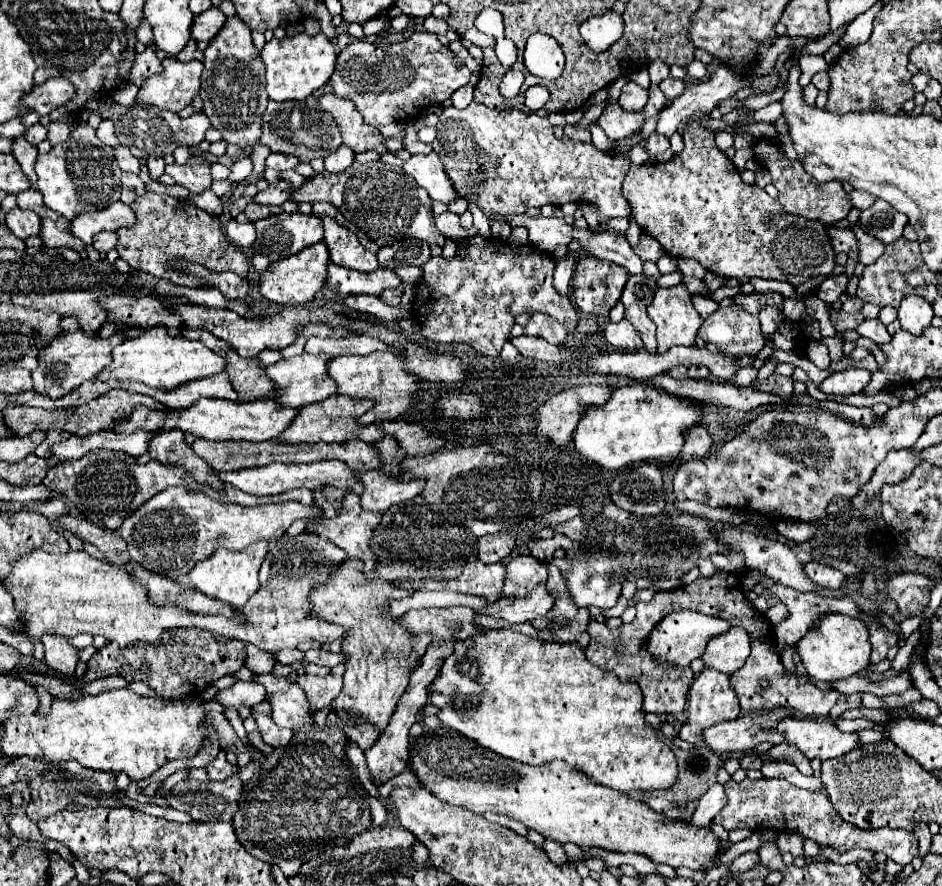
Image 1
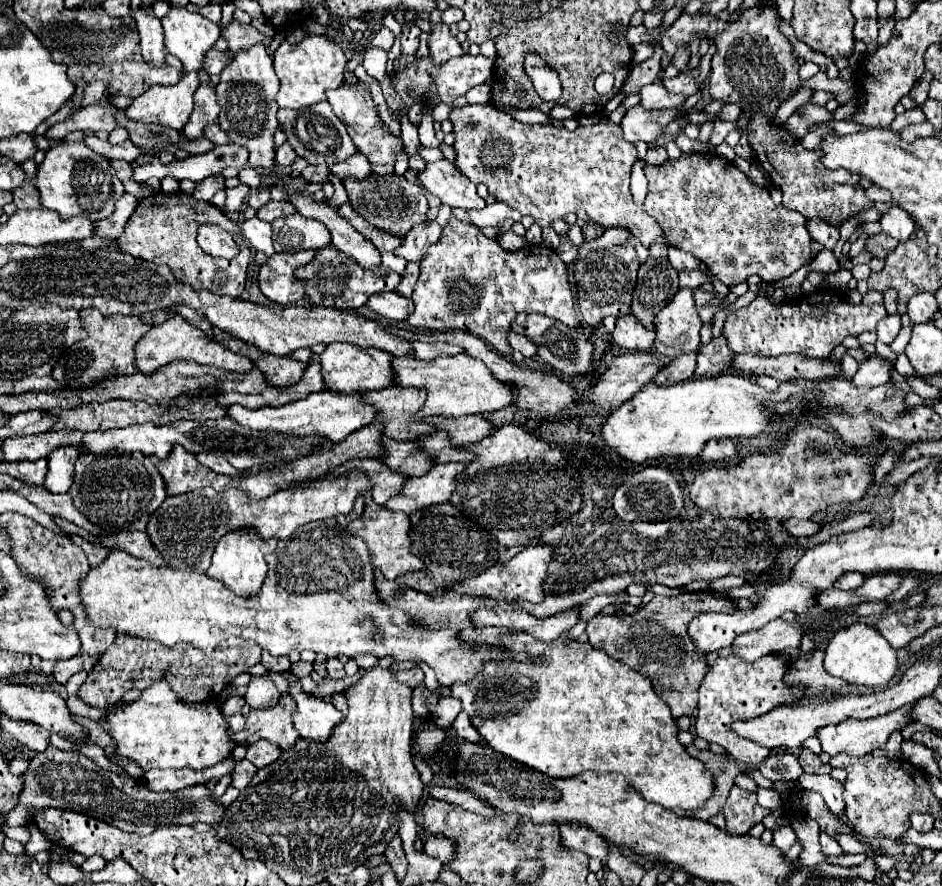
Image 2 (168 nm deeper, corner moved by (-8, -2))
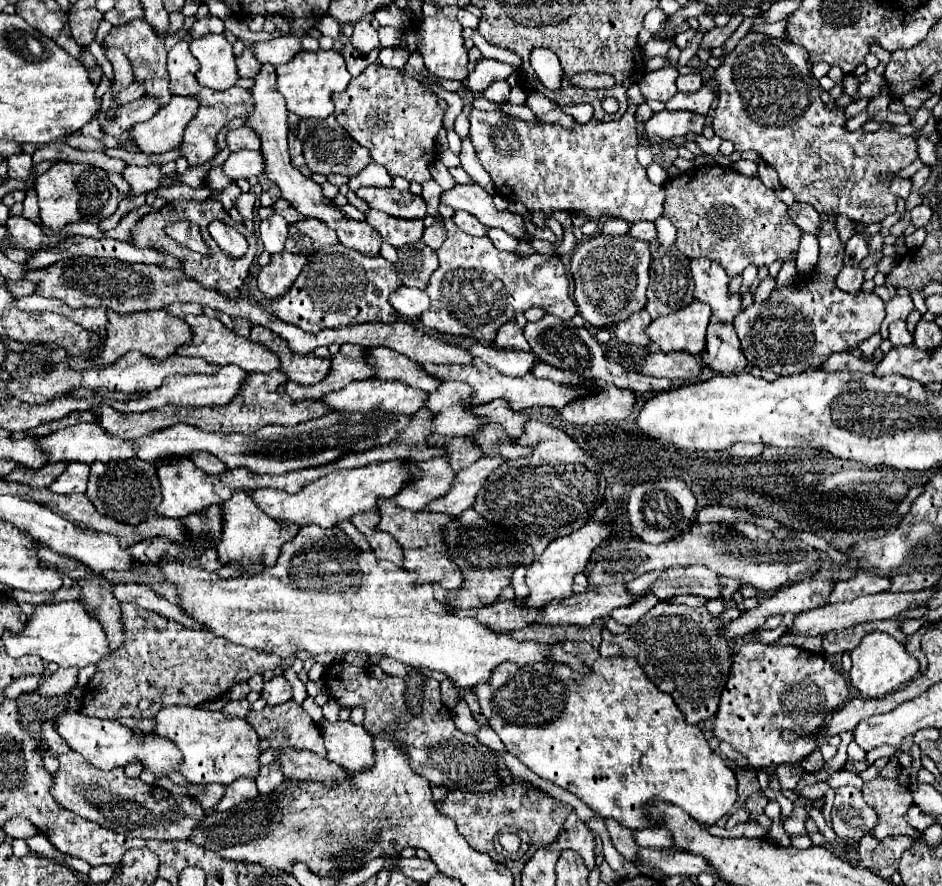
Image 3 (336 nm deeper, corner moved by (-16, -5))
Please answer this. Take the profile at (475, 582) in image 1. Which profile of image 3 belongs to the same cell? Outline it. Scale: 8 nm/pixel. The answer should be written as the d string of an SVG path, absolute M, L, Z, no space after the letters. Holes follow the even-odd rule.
M588 520L586 526L582 526L580 530L574 530L572 534L568 536L562 536L562 538L556 538L548 544L548 548L544 550L544 554L530 564L528 568L528 574L526 574L526 586L530 588L530 596L526 596L520 604L526 606L526 608L540 608L552 600L562 600L562 598L568 598L572 596L572 578L576 572L582 572L588 558L590 558L590 552L602 544L606 538L610 536L610 526L604 524L604 522L592 522Z

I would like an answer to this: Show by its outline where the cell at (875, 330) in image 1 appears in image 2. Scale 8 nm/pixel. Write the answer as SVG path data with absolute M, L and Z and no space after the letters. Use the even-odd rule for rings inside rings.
M894 313L894 315L886 315L880 323L878 323L878 339L882 341L882 343L886 343L886 345L890 345L894 339L896 339L896 335L898 335L898 331L900 331L900 315L898 313Z

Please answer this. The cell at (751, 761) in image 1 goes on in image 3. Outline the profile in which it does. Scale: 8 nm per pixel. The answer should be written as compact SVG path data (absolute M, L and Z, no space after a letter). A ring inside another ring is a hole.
M782 764L776 768L776 778L778 778L778 784L786 790L794 790L800 782L800 778L804 776L804 768L800 764Z

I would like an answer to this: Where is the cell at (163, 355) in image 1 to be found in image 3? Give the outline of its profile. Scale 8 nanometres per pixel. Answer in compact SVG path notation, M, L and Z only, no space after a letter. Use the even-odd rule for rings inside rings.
M186 316L184 322L190 326L192 330L192 340L190 344L182 344L174 354L178 356L198 356L198 358L204 358L208 360L210 364L218 364L218 366L224 366L224 364L236 364L240 368L244 368L246 372L272 372L280 366L280 360L270 352L266 350L264 346L256 344L256 342L250 342L248 338L242 338L242 336L236 336L232 330L228 330L218 318L208 318L208 316Z

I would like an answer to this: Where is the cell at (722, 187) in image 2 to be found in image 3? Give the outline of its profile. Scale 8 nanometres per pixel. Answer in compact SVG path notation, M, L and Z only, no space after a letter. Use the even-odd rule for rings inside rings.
M702 166L664 182L664 214L678 230L676 248L686 258L710 258L722 264L730 278L746 266L770 266L774 260L788 262L800 246L802 232L792 224L788 206L776 198L758 178L738 174L734 168Z

